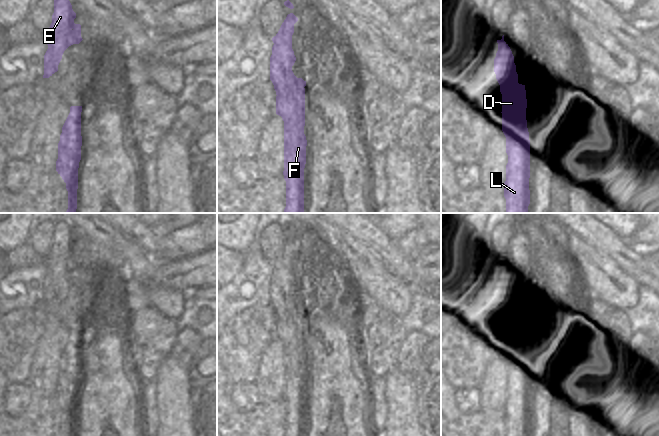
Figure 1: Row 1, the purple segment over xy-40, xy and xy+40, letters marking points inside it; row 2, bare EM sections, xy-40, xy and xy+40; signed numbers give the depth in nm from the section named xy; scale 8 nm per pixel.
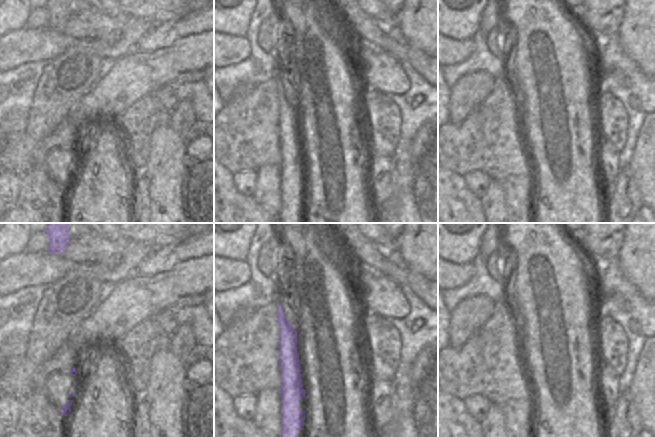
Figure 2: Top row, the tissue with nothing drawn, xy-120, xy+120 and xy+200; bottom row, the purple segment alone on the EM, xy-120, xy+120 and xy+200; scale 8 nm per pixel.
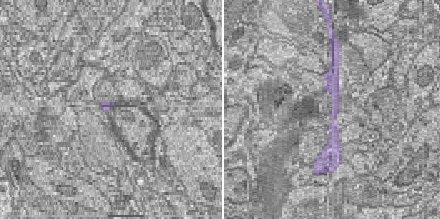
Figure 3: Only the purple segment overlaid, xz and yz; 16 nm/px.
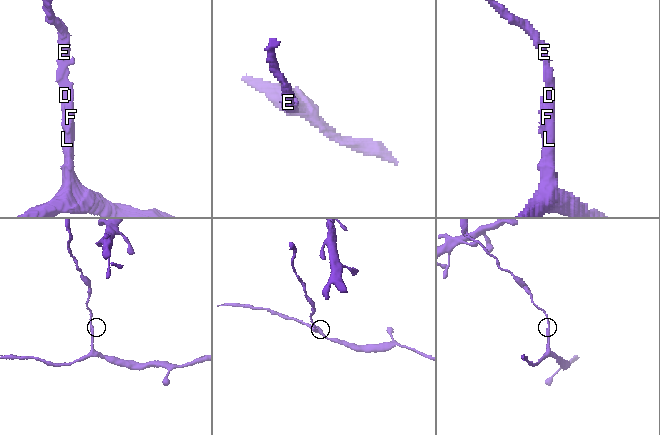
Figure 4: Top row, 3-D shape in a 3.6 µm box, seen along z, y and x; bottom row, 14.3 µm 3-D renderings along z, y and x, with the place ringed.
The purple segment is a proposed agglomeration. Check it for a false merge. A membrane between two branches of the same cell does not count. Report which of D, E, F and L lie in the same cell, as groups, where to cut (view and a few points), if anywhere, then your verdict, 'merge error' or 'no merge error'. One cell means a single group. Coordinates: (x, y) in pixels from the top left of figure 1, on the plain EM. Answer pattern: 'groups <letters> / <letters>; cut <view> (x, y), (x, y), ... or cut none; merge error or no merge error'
groups D E F L; cut none; no merge error

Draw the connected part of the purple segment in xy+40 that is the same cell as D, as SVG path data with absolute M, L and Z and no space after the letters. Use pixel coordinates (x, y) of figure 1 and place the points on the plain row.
M504 259L501 264L497 264L497 267L498 275L494 283L494 296L502 318L502 355L506 361L506 377L508 379L504 407L506 436L528 436L530 428L530 364L526 344L526 314L525 309L518 307L514 280L504 265Z

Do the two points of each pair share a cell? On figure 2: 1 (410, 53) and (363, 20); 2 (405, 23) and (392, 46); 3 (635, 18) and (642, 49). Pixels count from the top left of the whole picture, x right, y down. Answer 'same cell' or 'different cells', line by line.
1: same cell
2: different cells
3: same cell

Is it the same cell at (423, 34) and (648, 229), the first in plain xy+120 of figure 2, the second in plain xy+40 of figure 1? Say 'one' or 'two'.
one

